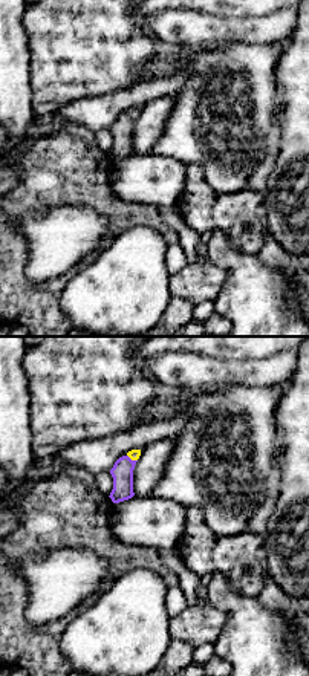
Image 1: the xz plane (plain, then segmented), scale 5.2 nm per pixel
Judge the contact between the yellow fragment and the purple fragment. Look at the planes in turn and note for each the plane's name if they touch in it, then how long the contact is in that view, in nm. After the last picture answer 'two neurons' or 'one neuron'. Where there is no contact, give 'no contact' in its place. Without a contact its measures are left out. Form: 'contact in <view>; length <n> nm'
contact in xz; length 70 nm

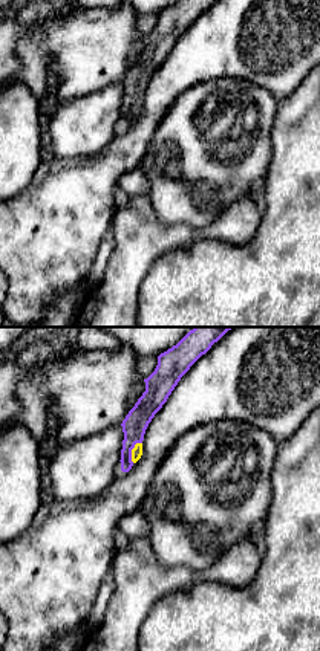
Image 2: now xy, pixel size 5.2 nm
contact in xy; length 120 nm

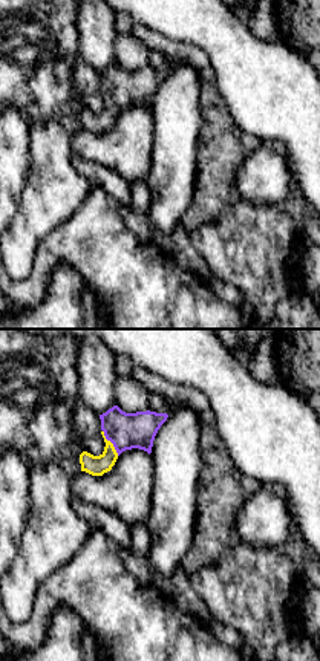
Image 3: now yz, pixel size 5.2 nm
contact in yz; length 160 nm

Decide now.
one neuron

